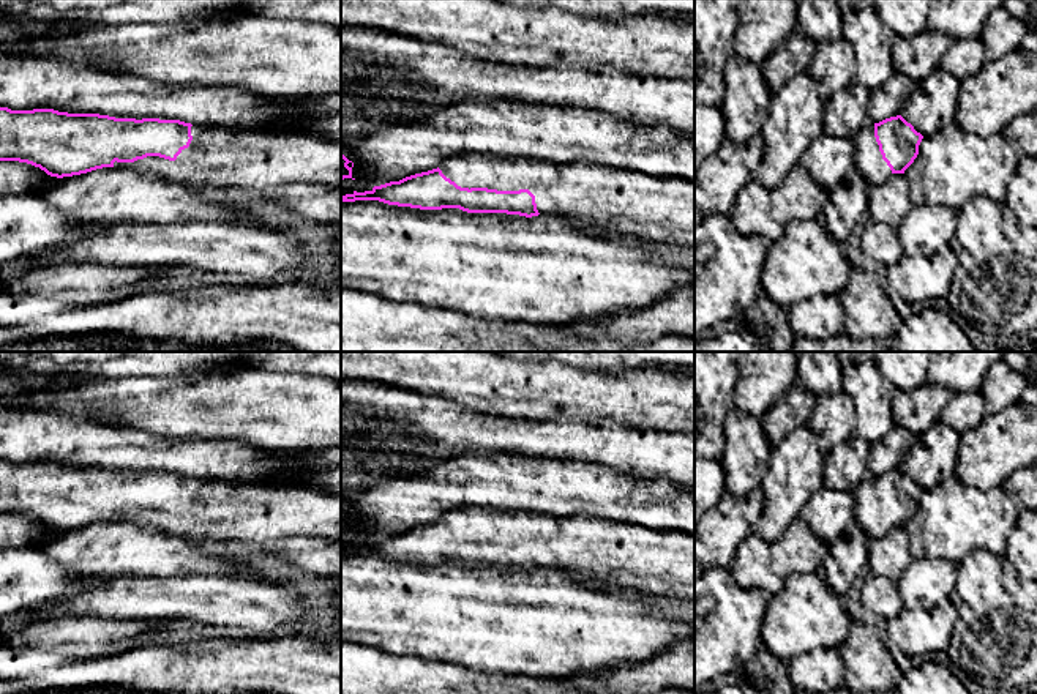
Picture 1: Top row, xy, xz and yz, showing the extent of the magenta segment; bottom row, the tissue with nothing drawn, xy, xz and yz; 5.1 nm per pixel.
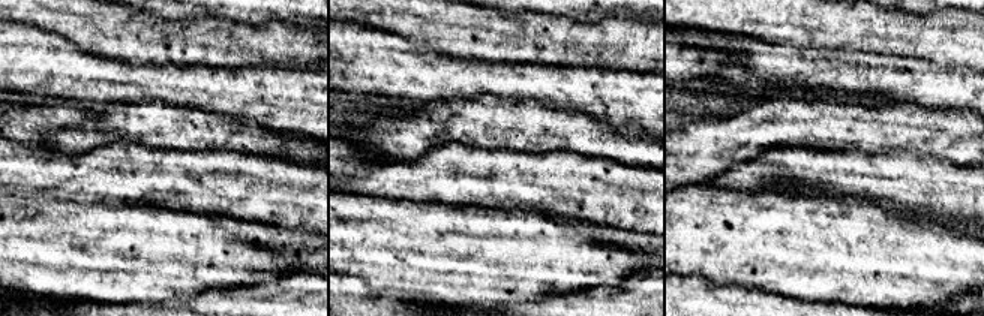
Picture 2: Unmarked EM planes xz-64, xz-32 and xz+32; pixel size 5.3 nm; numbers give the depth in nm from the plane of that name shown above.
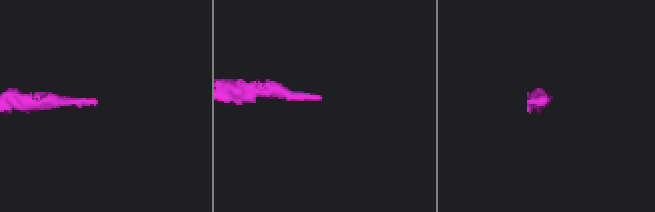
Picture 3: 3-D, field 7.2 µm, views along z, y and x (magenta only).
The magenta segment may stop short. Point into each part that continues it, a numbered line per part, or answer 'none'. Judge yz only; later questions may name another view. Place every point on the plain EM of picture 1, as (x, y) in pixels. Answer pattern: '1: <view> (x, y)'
1: yz (873, 522)

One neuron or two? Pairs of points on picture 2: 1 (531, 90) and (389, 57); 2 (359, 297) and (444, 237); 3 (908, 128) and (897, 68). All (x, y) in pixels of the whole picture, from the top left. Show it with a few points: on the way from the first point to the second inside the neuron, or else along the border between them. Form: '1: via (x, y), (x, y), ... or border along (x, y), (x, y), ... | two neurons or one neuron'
1: via (495, 78), (425, 75) | one neuron
2: border along (344, 276), (407, 294) | two neurons
3: border along (896, 101), (915, 102), (938, 110) | two neurons

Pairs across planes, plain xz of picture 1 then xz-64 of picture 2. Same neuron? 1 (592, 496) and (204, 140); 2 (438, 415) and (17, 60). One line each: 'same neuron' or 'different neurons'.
1: same neuron
2: same neuron

